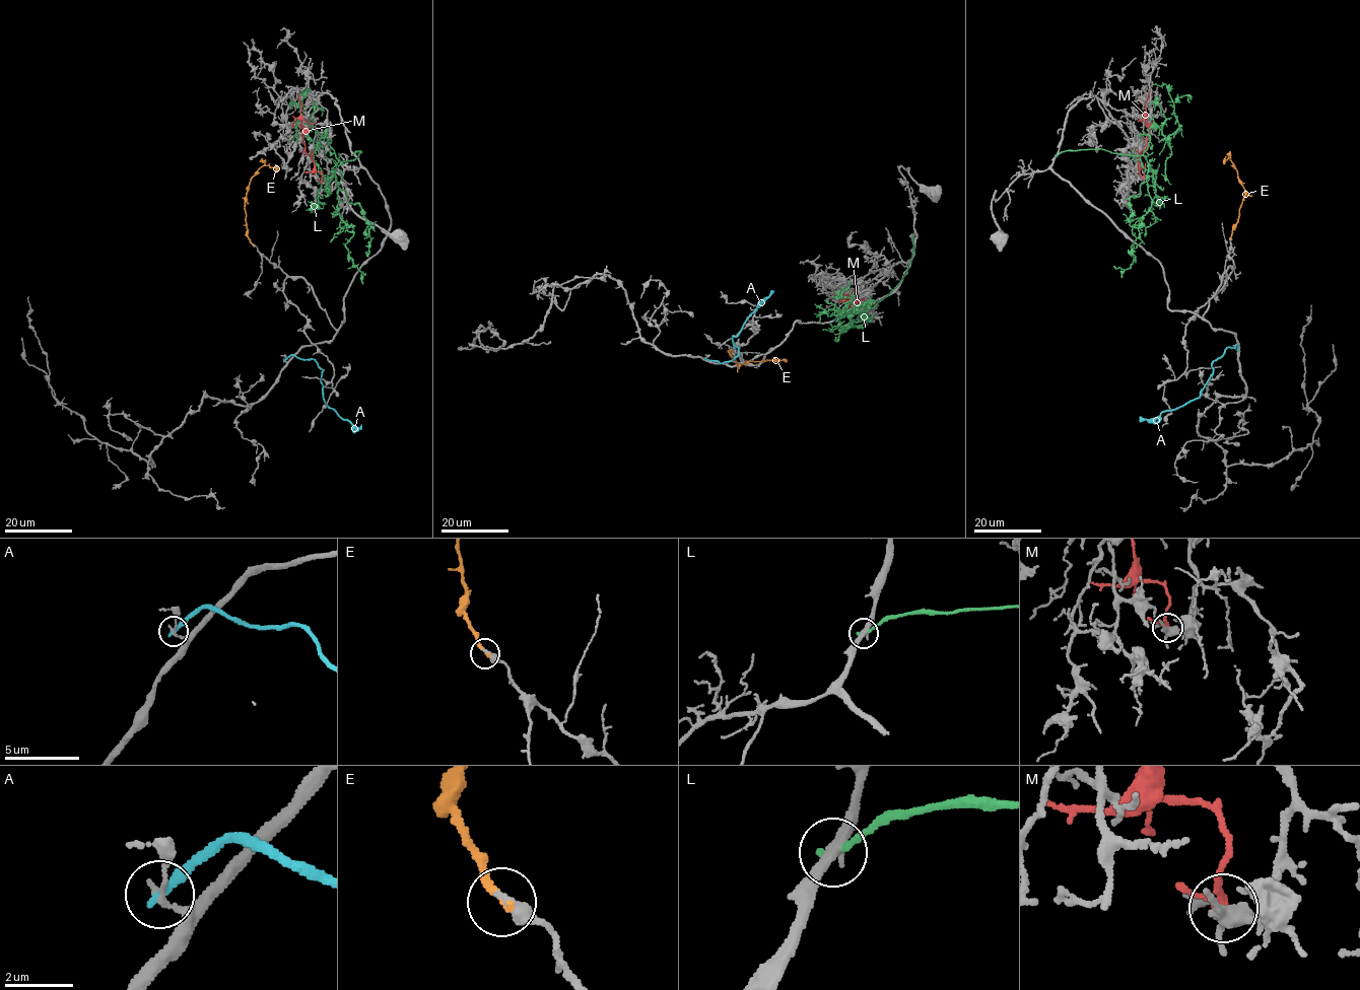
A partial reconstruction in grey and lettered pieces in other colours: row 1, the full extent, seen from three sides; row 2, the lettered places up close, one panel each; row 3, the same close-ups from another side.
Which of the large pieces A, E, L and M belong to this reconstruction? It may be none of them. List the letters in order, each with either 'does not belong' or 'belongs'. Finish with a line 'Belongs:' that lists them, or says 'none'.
A: does not belong
E: belongs
L: does not belong
M: does not belong
Belongs: E

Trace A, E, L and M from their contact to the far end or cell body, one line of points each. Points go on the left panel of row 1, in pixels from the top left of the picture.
A: (284, 360), (295, 355), (315, 360), (323, 370), (321, 382), (324, 402), (354, 426), (358, 428), (361, 424)
E: (252, 243), (245, 202), (250, 180), (264, 165), (278, 171)
L: (353, 154), (361, 152), (338, 161), (335, 175), (338, 213), (353, 233), (345, 246), (365, 274), (361, 271)
M: (321, 182), (322, 173), (314, 170), (314, 162), (304, 150), (301, 105), (297, 93)

